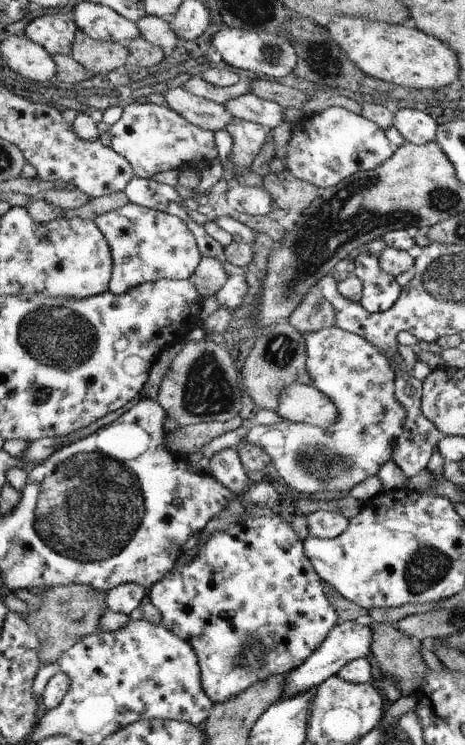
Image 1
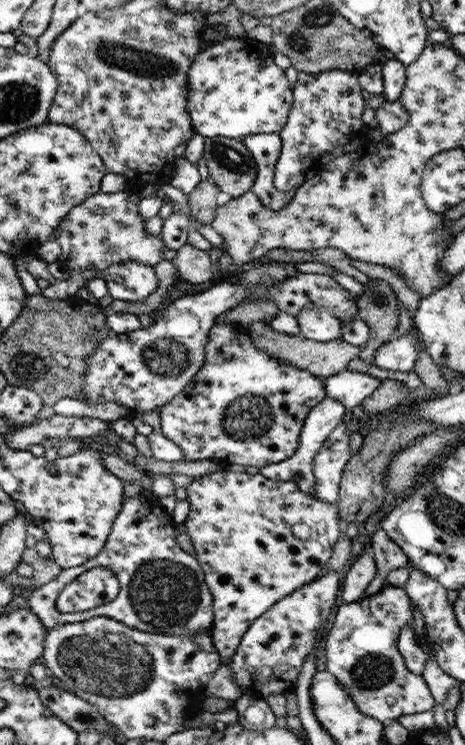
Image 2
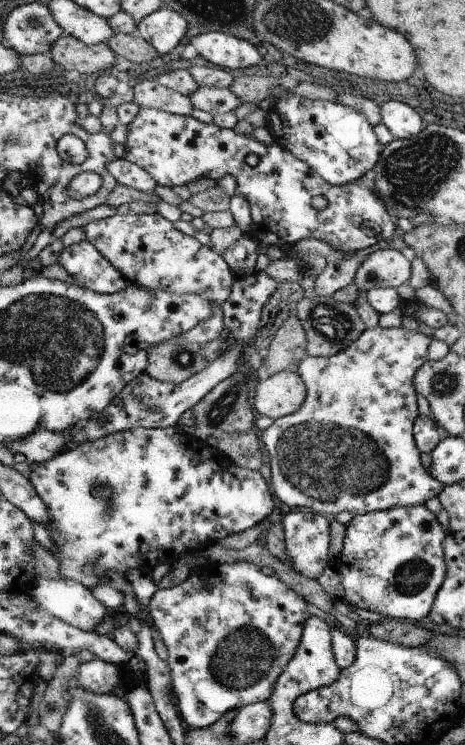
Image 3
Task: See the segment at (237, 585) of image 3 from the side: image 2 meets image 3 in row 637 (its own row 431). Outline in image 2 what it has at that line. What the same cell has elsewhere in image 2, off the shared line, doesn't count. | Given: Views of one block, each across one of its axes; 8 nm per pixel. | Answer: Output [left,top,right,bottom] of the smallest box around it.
[162,323,326,466]

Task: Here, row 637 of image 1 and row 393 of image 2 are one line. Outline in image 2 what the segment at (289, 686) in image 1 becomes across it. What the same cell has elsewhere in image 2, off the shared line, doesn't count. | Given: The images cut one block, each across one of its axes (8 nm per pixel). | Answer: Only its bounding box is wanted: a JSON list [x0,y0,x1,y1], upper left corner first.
[326,370,382,410]

